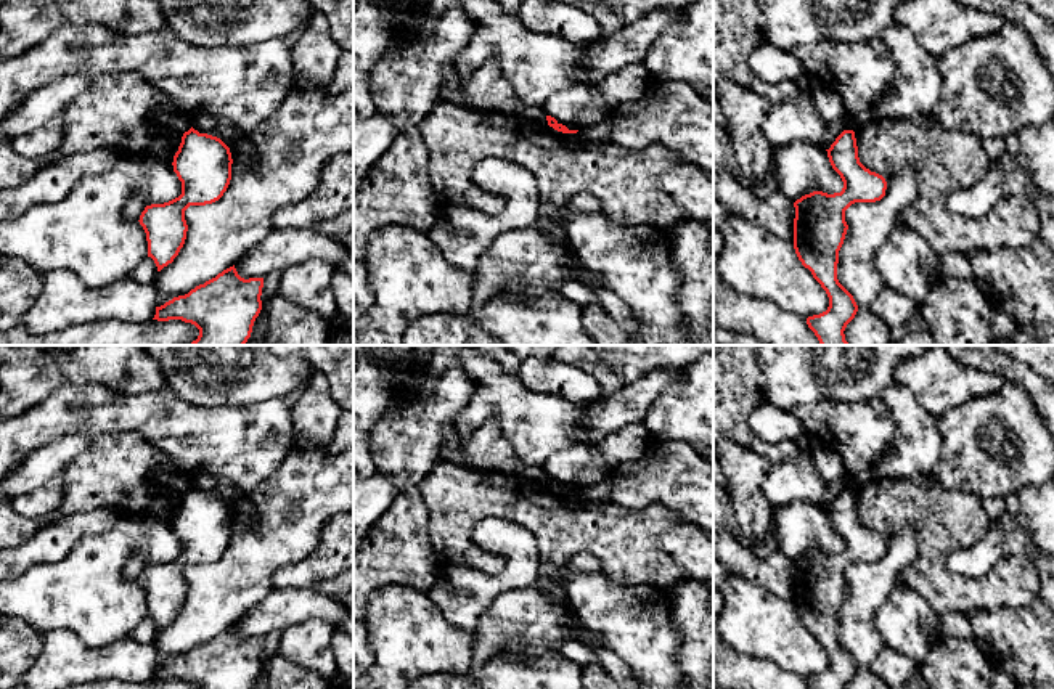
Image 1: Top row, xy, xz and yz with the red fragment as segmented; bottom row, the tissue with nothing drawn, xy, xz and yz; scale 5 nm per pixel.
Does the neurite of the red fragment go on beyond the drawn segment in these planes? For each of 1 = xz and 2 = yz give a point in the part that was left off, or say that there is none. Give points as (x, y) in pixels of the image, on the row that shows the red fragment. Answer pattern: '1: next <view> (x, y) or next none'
1: next none
2: next none

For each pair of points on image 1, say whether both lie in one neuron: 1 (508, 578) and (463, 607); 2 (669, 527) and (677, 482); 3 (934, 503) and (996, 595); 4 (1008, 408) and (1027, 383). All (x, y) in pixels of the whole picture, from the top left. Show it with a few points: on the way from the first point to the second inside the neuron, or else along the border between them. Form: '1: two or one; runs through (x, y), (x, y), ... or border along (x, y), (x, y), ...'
1: one; runs through (497, 583), (487, 587), (474, 599)
2: two; border along (635, 506), (664, 505), (696, 527)
3: one; runs through (934, 534), (934, 566), (966, 595)
4: two; border along (1006, 381), (1016, 383), (1027, 394), (1037, 411)

